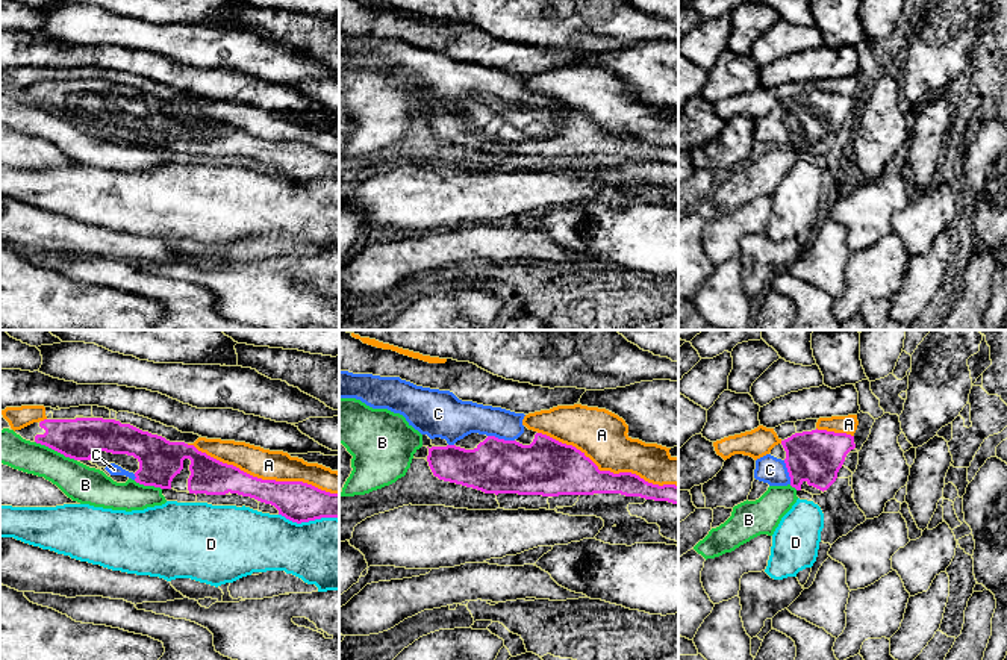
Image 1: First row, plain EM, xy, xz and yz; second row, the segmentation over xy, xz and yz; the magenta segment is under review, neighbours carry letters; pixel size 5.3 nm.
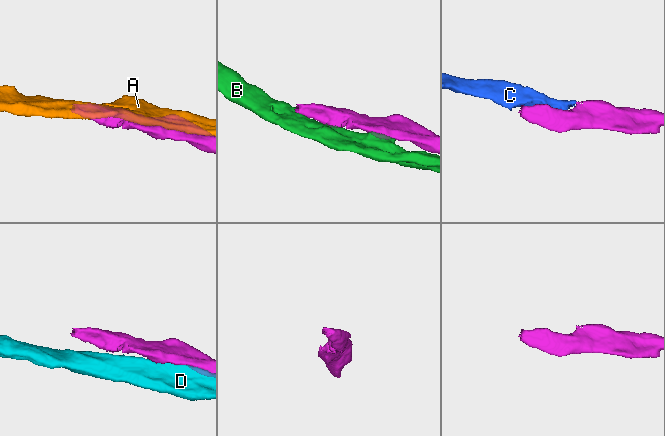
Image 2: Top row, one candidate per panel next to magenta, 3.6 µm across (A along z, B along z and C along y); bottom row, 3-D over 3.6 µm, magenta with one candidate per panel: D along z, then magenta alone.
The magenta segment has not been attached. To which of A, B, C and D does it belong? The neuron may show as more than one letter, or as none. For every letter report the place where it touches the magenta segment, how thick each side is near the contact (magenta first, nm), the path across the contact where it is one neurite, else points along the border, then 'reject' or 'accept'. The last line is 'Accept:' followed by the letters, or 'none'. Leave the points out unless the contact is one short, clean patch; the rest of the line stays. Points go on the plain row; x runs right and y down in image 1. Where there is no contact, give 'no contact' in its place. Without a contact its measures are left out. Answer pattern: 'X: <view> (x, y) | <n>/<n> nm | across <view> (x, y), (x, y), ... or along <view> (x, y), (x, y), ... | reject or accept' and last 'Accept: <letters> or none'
A: xy (261, 140) | 220/160 nm | reject
B: xy (56, 111) | 220/200 nm | reject
C: xz (501, 100) | 280/190 nm | accept
D: xy (309, 180) | 220/380 nm | reject
Accept: C

